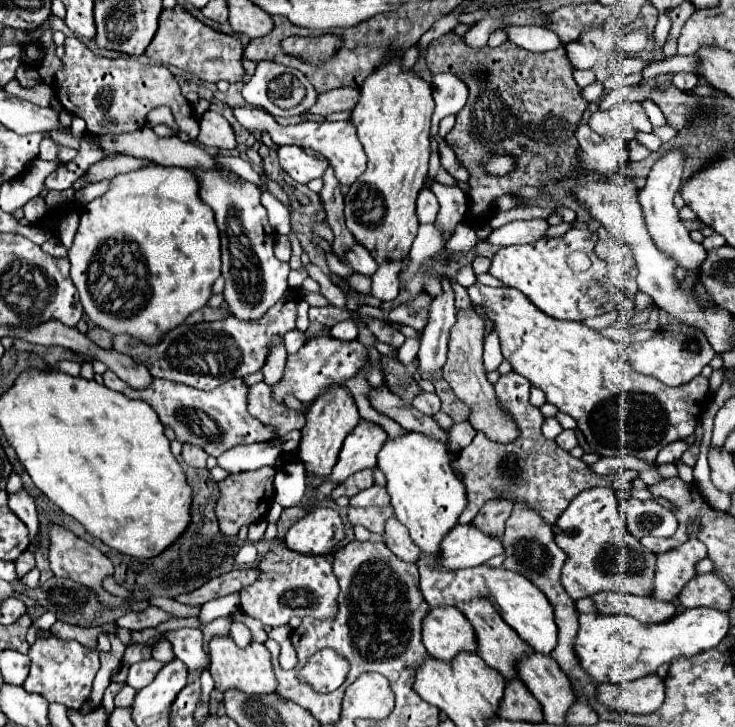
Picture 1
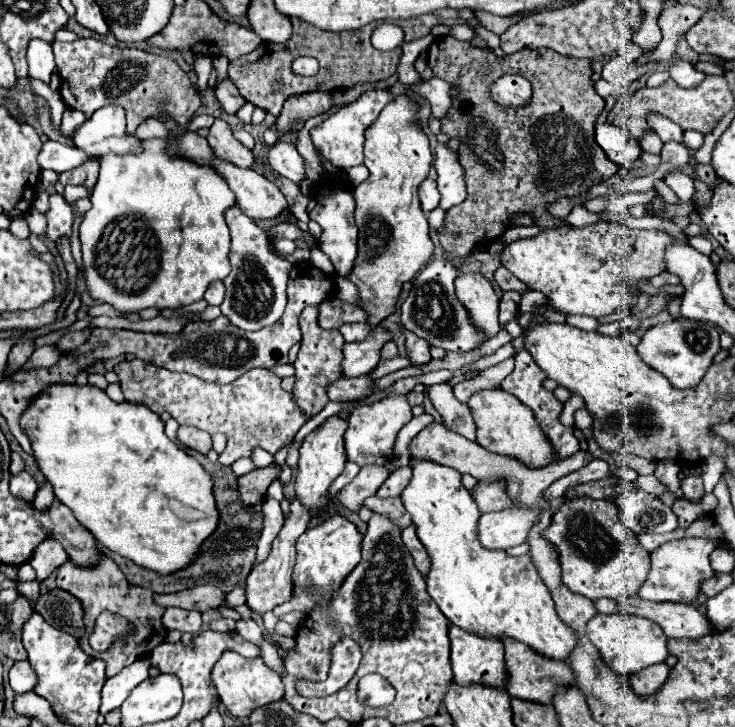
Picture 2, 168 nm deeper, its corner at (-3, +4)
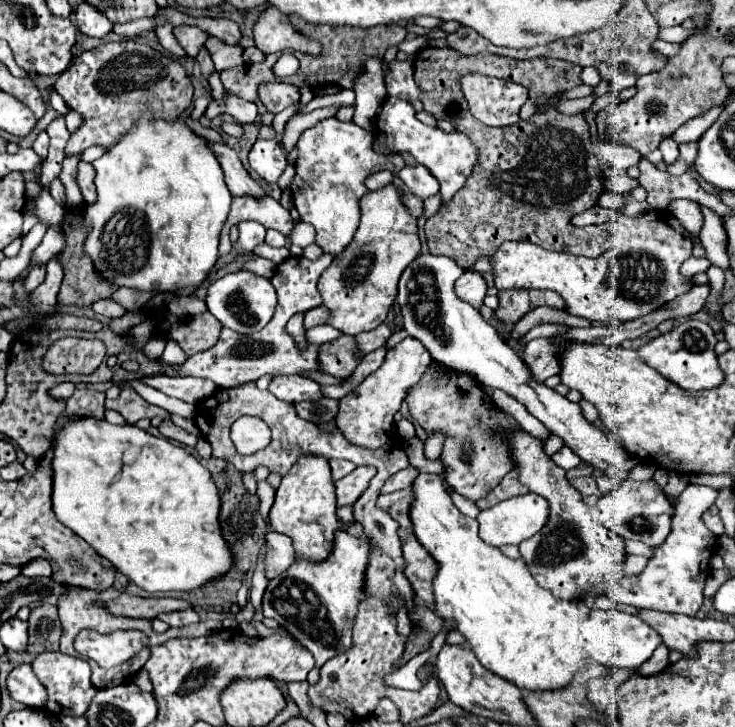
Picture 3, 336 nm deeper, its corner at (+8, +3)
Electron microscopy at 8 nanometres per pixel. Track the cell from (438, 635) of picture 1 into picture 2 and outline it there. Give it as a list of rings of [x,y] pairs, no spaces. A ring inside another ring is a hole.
[[[449,626],[449,640],[451,640],[451,666],[453,666],[453,680],[457,684],[489,684],[497,688],[505,688],[505,662],[503,662],[503,644],[499,640],[483,640],[483,636],[475,636],[475,632],[463,632],[461,628]]]

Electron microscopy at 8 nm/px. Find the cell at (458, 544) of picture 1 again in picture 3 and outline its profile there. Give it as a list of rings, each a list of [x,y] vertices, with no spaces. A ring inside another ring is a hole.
[[[528,493],[528,495],[520,495],[520,497],[512,497],[506,499],[490,509],[480,511],[478,515],[478,523],[480,523],[480,537],[482,541],[486,541],[488,545],[500,547],[500,545],[520,545],[522,541],[530,539],[534,533],[538,533],[550,517],[550,507],[548,501],[536,493]]]

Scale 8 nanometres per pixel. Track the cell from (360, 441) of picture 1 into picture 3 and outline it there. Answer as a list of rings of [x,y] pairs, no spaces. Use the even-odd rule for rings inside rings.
[[[406,337],[396,347],[392,347],[382,367],[374,371],[372,375],[368,375],[354,391],[350,391],[346,397],[340,399],[340,411],[336,415],[336,425],[342,429],[344,437],[352,445],[370,447],[370,449],[378,449],[386,445],[392,437],[394,415],[400,409],[408,387],[420,381],[430,361],[432,357],[428,349],[424,349],[424,345],[420,345],[420,341],[416,341],[414,337]]]

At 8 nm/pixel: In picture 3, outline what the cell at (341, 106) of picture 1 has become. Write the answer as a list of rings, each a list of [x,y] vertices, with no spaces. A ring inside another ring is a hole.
[[[270,81],[270,83],[260,85],[258,97],[270,113],[280,113],[282,109],[286,109],[290,105],[300,105],[298,87],[280,83],[280,81]]]

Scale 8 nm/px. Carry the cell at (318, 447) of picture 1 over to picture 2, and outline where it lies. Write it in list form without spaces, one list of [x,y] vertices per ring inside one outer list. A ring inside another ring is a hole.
[[[333,414],[331,418],[327,418],[321,426],[317,426],[301,444],[299,448],[299,468],[297,468],[297,482],[295,482],[295,492],[297,498],[309,508],[309,510],[317,510],[317,516],[321,514],[321,510],[329,504],[327,500],[327,488],[331,486],[331,482],[343,472],[343,466],[347,462],[347,454],[345,454],[345,440],[343,434],[347,430],[347,420],[341,418],[339,414]]]

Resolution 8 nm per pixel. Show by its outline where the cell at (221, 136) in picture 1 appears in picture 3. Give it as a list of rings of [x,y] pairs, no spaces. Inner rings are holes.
[[[210,143],[210,149],[214,151],[222,171],[224,171],[224,179],[226,185],[232,193],[232,197],[264,197],[264,189],[260,189],[260,185],[248,175],[248,171],[244,169],[242,161],[238,159],[236,151],[230,149],[224,143]]]

